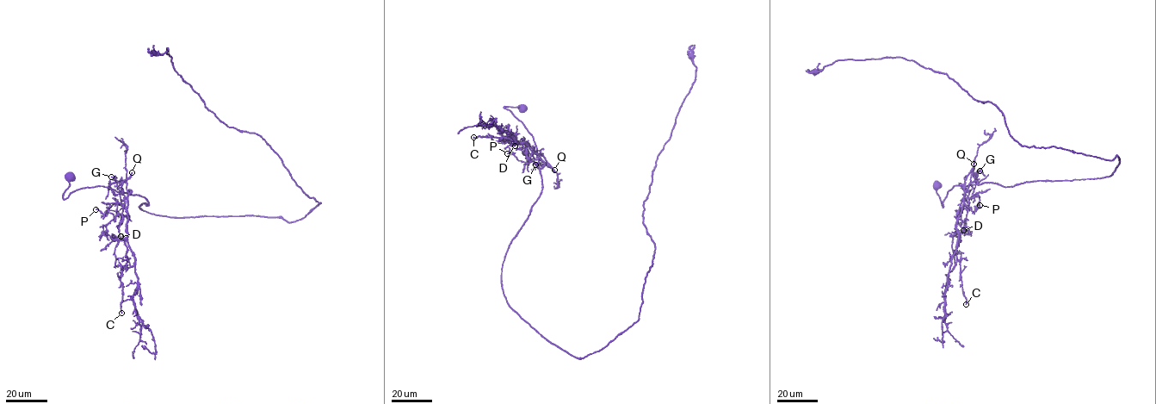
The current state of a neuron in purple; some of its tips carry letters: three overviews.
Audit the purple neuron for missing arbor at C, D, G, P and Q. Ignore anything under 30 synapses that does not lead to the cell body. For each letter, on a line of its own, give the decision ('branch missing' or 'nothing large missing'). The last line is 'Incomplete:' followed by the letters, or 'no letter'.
C: nothing large missing
D: nothing large missing
G: nothing large missing
P: nothing large missing
Q: branch missing
Incomplete: Q

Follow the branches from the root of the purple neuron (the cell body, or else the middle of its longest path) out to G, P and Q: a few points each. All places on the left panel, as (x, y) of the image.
G: (71, 178), (64, 198), (77, 190), (100, 186), (132, 192), (128, 192), (125, 182), (111, 177)
P: (71, 178), (64, 198), (86, 187), (131, 189), (126, 207), (114, 203), (102, 214), (95, 209)
Q: (71, 178), (64, 198), (86, 187), (102, 186), (127, 193), (131, 189), (125, 207), (121, 186), (132, 172)

